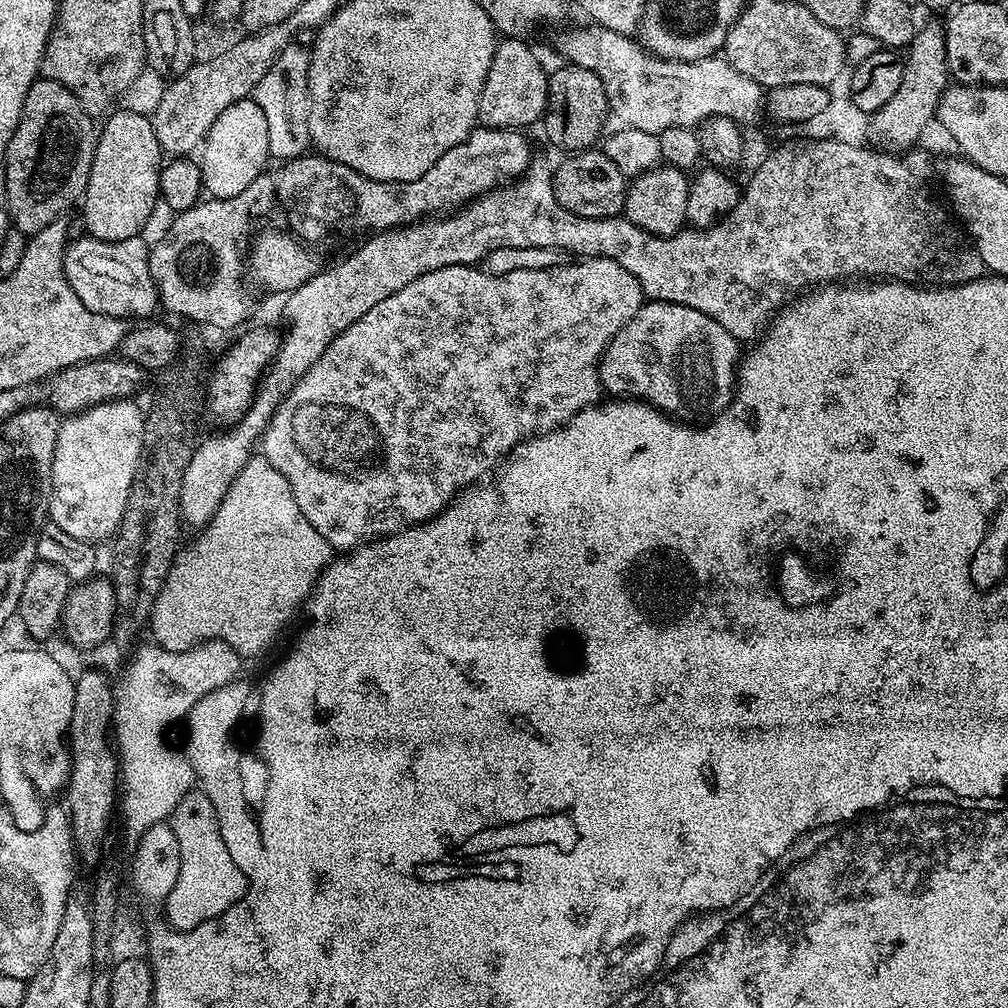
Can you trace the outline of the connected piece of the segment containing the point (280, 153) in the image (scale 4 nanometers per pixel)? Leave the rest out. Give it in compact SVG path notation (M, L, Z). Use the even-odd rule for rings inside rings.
M300 42L288 44L274 58L270 70L262 74L262 82L258 82L254 99L262 106L262 114L266 114L266 135L270 137L269 157L276 160L296 160L304 151L309 151L310 122L308 111L312 109L312 99L308 93L308 61L310 52Z

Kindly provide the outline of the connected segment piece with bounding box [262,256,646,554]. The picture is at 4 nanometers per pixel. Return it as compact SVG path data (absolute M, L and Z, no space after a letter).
M601 256L584 258L579 262L555 264L546 270L514 270L511 274L498 274L497 276L484 271L483 267L466 264L446 266L442 270L430 270L430 274L422 274L422 278L414 278L414 282L410 282L410 286L402 286L402 290L390 294L390 298L382 298L382 302L378 302L378 306L366 310L366 314L362 314L362 318L358 318L358 322L354 322L354 326L346 326L346 330L342 330L342 334L338 334L334 338L334 342L330 342L330 346L326 346L322 358L318 358L318 362L314 362L310 366L310 370L306 374L302 374L302 378L288 391L288 395L278 406L274 418L269 422L268 429L264 431L262 437L262 455L268 459L270 466L274 466L274 470L278 470L278 474L282 474L286 478L286 482L290 482L290 490L294 490L294 502L298 502L298 510L302 510L302 514L306 514L306 522L310 522L310 526L314 526L314 530L318 530L318 534L322 534L322 538L326 538L328 545L337 553L347 554L352 549L359 548L361 544L368 543L369 540L379 540L382 536L393 536L395 532L405 532L407 528L414 528L418 524L433 520L441 510L451 505L463 489L473 487L477 482L483 481L487 477L484 476L487 472L489 474L495 473L521 440L529 436L552 432L555 428L562 428L574 418L574 414L578 414L584 408L591 408L593 404L597 403L602 396L600 386L602 354L608 343L614 338L614 334L618 334L618 330L622 330L622 326L626 326L626 322L630 322L630 318L634 318L634 314L638 314L638 310L645 300L642 286L638 286L638 278L634 278L634 274L630 274L630 270L618 266L616 260Z

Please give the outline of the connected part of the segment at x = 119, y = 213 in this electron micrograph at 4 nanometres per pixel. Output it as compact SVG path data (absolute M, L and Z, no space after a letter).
M115 112L99 129L90 178L82 197L87 235L106 242L122 242L141 235L160 200L162 149L151 119L140 112Z

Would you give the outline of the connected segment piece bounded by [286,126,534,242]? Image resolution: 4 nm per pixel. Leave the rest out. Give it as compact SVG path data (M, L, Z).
M477 126L472 133L458 146L450 146L422 178L414 178L410 182L382 182L371 180L354 170L350 166L339 164L333 160L323 158L317 159L317 164L308 168L302 183L290 189L286 196L288 198L288 224L287 227L301 241L324 240L331 232L364 232L372 234L387 232L394 228L402 228L406 224L414 224L417 220L425 218L436 218L441 214L455 212L457 208L465 207L492 189L501 187L505 182L515 181L523 176L534 155L534 149L528 145L523 131L514 128L485 128Z

